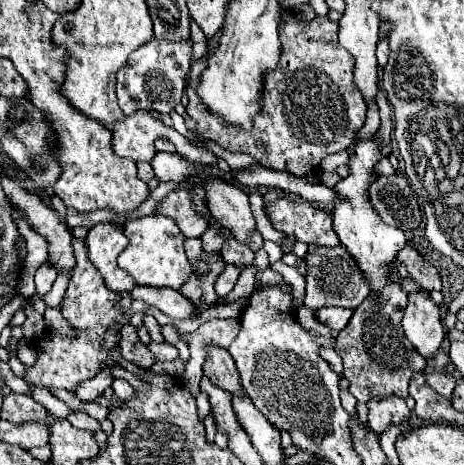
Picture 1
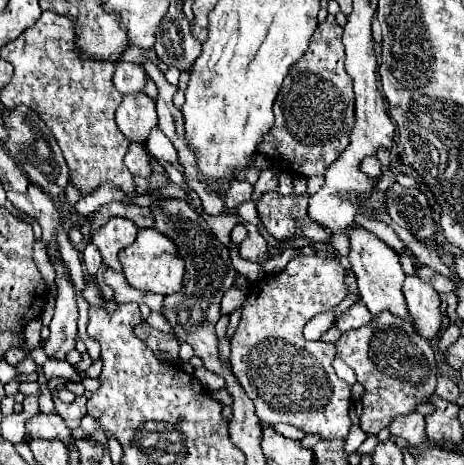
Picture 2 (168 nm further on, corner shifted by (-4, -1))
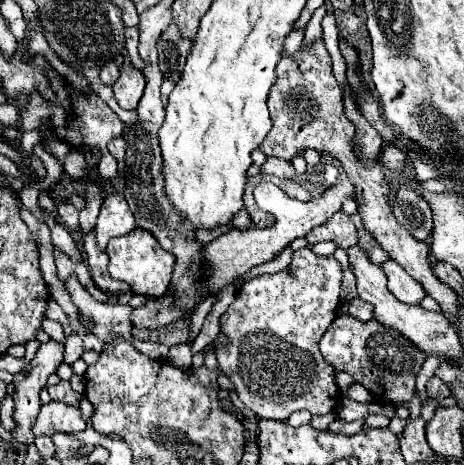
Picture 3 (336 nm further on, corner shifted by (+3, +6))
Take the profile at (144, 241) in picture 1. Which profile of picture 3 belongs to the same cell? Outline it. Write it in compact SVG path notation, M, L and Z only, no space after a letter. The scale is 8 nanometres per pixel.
M134 228L126 236L112 238L108 242L106 254L110 256L108 272L116 280L124 280L126 284L130 284L134 294L146 294L146 296L152 296L152 298L160 298L160 296L166 294L166 290L170 286L170 278L172 278L174 256L170 252L166 252L148 230Z

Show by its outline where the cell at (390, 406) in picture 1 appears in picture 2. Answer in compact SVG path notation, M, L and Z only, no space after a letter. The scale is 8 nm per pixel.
M411 413L411 415L401 415L399 419L393 419L391 425L391 435L403 437L407 439L407 445L411 449L427 443L427 435L425 435L425 417L419 413Z

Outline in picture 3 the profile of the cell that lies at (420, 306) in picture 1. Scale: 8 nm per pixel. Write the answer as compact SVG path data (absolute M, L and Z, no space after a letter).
M384 262L382 264L386 276L388 276L388 288L390 292L404 304L420 304L426 296L420 282L412 280L404 268L400 268L396 262Z

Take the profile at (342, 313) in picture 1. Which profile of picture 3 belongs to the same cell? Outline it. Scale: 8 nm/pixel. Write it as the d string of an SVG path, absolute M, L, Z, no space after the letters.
M352 298L348 304L348 314L362 322L368 322L372 318L372 306L368 302L364 302L362 298Z

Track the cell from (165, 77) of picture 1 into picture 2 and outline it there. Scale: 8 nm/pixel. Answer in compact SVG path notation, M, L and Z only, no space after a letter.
M119 61L113 73L113 85L119 93L129 95L133 91L143 91L145 87L145 69L139 63L125 63Z

